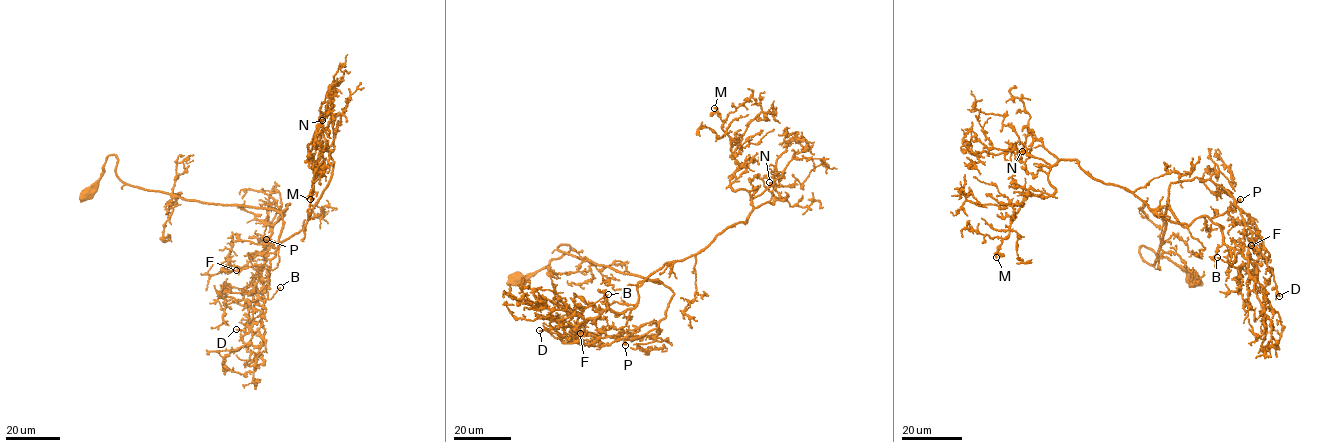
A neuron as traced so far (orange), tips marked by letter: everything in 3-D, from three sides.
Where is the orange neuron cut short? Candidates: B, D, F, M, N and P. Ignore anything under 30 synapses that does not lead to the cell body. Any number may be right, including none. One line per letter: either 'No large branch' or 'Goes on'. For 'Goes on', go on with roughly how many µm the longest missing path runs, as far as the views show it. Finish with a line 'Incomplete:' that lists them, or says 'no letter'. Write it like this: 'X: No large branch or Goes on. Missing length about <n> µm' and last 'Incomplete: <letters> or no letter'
B: No large branch
D: Goes on. Missing length about 20 µm
F: No large branch
M: Goes on. Missing length about 25 µm
N: No large branch
P: Goes on. Missing length about 40 µm
Incomplete: D, M, P

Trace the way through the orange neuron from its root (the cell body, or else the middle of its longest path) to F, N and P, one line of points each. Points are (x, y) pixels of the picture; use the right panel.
F: (1192, 278), (1143, 245), (1139, 253), (1154, 263), (1171, 183), (1197, 177), (1220, 186), (1234, 199), (1251, 245)
N: (1192, 278), (1143, 245), (1139, 253), (1154, 263), (1168, 201), (1183, 224), (1030, 134), (1022, 151)
P: (1192, 278), (1143, 245), (1139, 253), (1154, 263), (1170, 184), (1209, 179), (1236, 202), (1240, 199)

